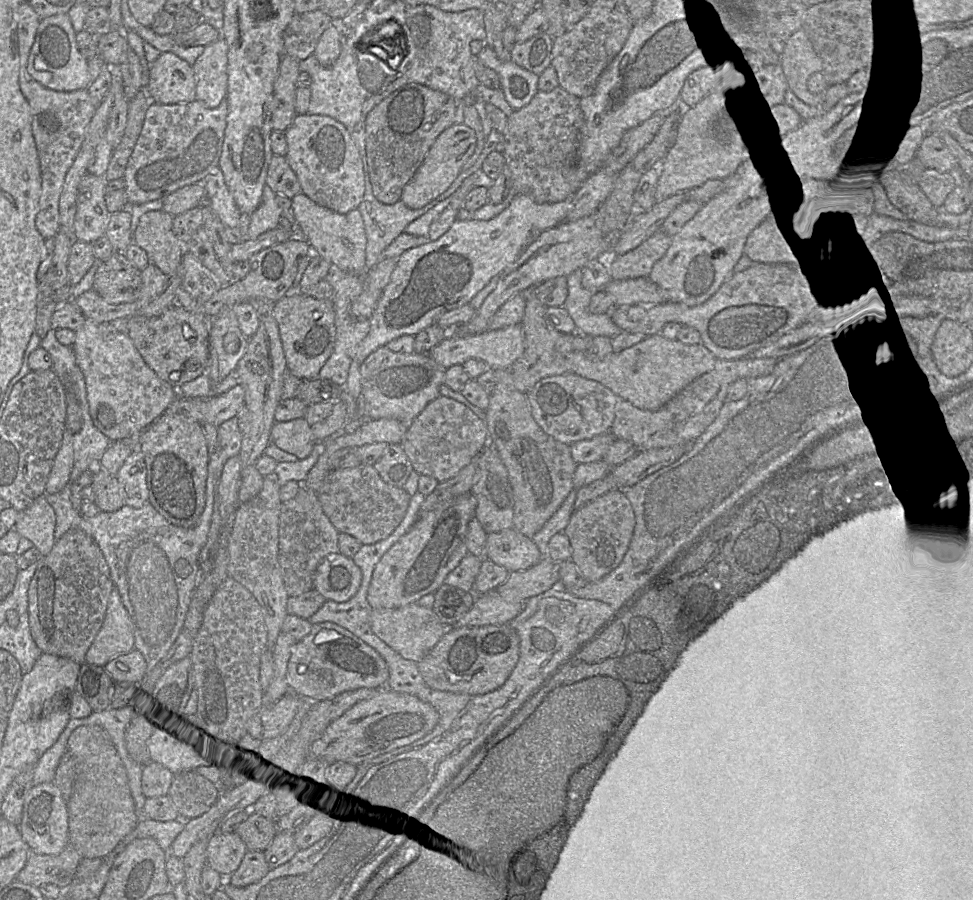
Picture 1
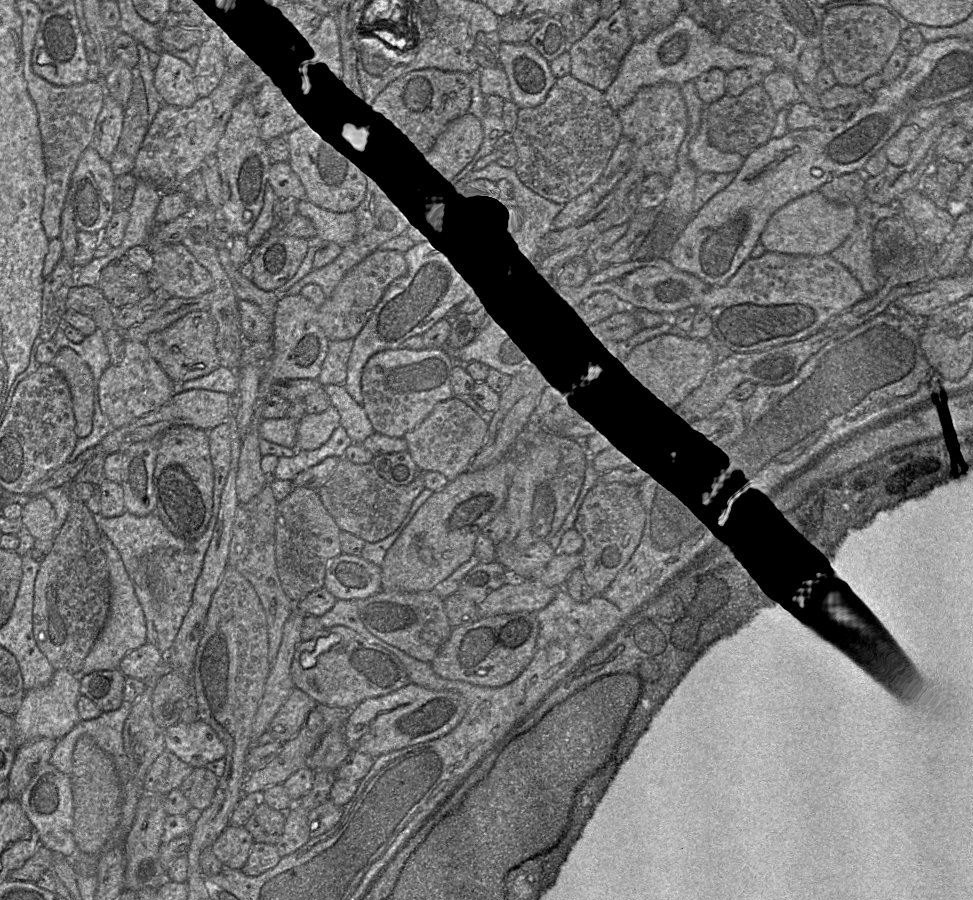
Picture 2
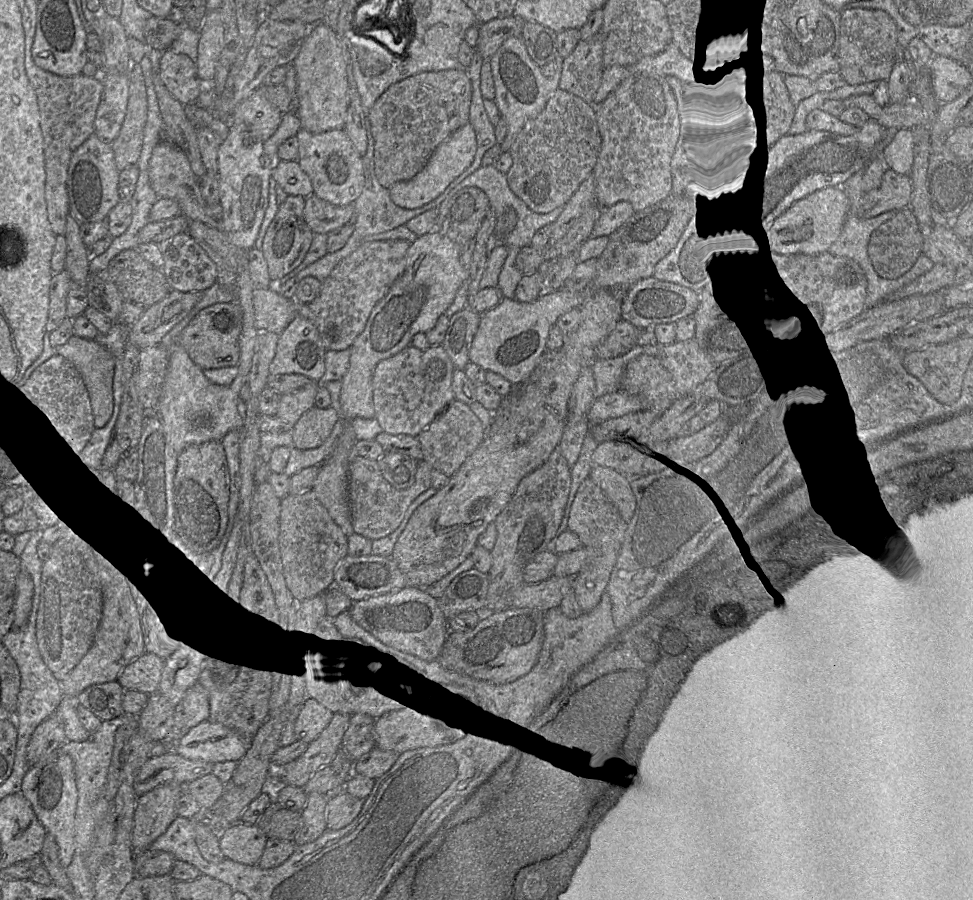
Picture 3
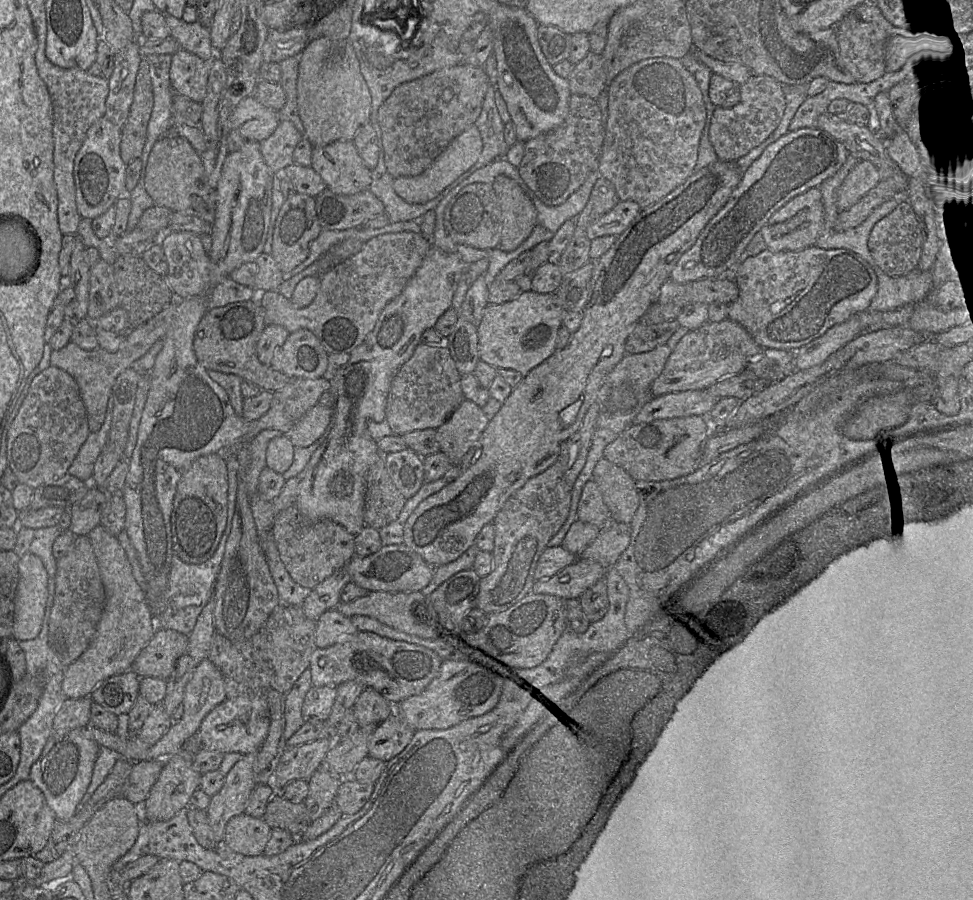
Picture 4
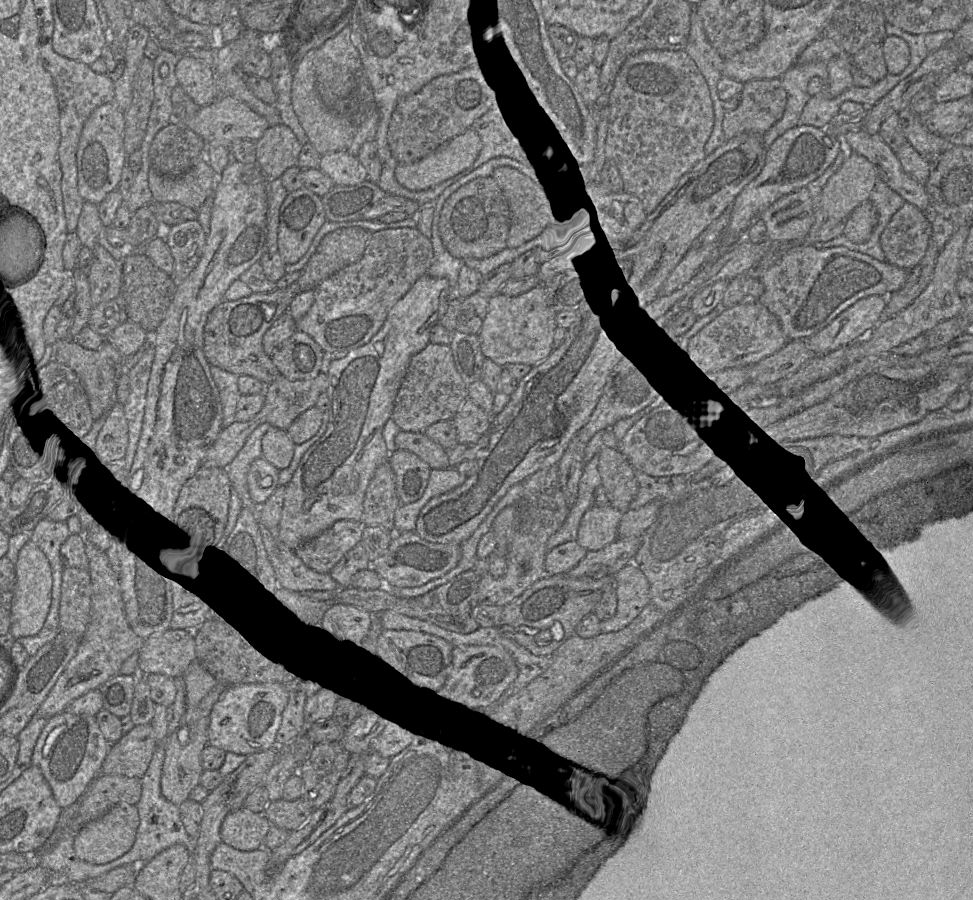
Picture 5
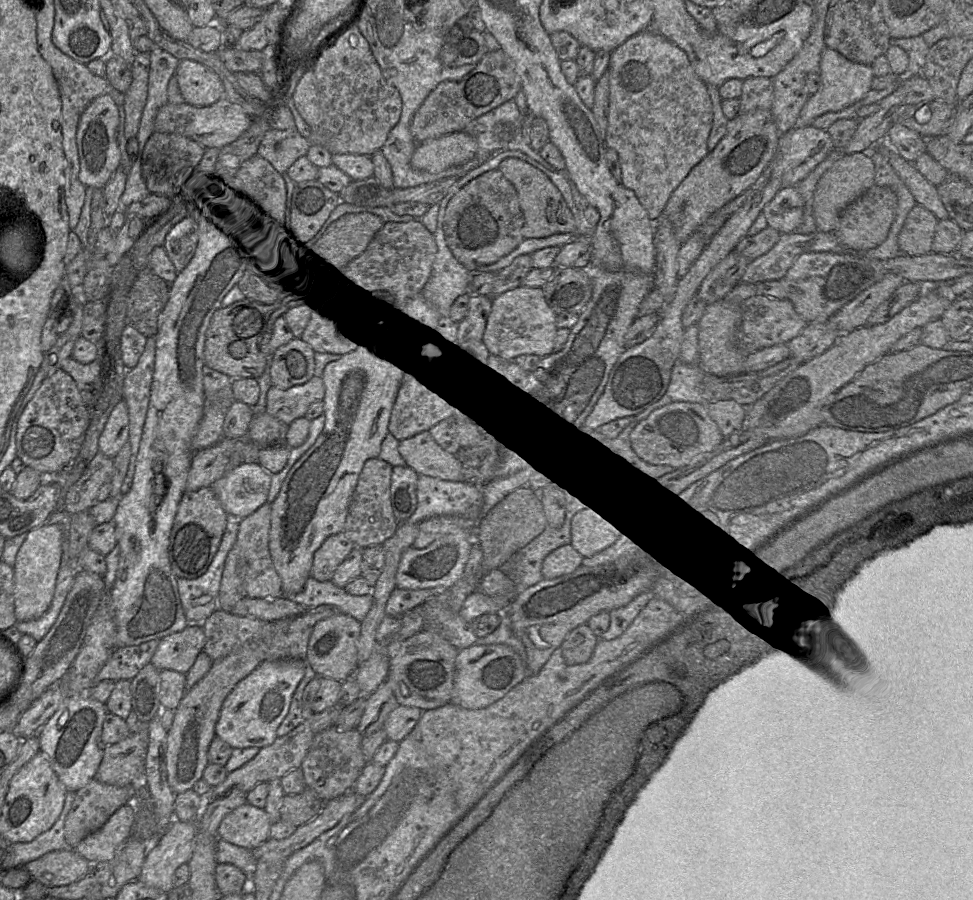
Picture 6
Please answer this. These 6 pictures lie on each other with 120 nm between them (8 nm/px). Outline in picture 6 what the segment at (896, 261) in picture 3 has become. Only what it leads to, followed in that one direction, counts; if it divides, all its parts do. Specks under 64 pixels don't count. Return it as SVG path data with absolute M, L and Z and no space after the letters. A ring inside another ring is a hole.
M916 204L908 213L898 234L902 254L920 256L930 253L938 221L931 211Z

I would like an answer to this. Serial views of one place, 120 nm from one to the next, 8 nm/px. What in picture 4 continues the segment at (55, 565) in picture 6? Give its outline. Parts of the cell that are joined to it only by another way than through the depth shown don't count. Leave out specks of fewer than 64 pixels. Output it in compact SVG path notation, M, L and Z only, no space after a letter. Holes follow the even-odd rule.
M27 552L18 564L12 638L17 641L32 640L39 635L47 597L46 568L38 556Z

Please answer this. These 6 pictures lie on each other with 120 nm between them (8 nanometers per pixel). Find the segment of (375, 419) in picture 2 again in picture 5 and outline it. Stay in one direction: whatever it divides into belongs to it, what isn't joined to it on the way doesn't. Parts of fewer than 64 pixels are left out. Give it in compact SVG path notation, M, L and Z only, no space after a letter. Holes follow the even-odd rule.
M428 343L410 360L391 419L400 431L424 432L437 422L452 420L467 398L467 386L455 367L450 346Z

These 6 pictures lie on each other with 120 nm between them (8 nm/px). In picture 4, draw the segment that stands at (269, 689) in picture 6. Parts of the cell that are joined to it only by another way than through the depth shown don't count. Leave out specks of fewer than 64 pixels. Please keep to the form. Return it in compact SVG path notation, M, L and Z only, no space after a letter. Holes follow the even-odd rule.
M226 698L202 720L197 735L200 748L221 754L241 755L257 752L264 742L270 726L268 706L264 698Z

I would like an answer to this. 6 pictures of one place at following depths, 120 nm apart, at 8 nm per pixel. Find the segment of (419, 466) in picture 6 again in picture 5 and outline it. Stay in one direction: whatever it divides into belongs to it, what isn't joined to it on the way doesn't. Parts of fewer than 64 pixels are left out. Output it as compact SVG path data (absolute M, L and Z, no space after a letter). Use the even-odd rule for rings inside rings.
M400 431L395 437L397 450L408 451L429 465L432 470L446 470L450 468L446 450L429 439L424 432Z

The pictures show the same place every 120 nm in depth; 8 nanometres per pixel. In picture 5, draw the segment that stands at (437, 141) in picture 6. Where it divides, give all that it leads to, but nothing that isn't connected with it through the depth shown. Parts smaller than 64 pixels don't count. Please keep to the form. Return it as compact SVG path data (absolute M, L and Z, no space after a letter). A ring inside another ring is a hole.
M469 128L418 161L409 164L398 163L395 178L400 185L410 191L427 190L470 167L481 149L482 141L478 133L473 128Z

